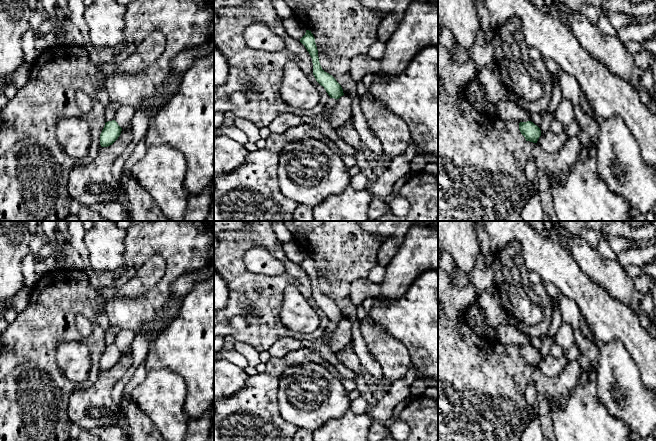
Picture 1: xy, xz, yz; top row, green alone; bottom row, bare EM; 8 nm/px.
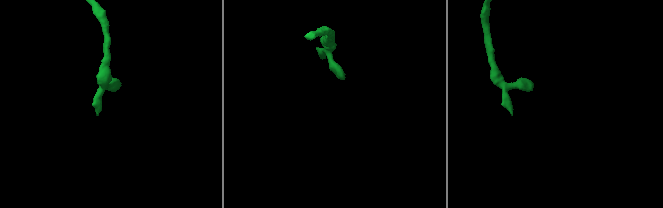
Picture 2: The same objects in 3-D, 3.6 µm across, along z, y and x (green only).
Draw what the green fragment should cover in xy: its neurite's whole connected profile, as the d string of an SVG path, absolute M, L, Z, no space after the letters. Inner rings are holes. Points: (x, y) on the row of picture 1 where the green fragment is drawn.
M115 120L108 121L100 134L101 147L108 147L112 145L120 136L122 128Z

